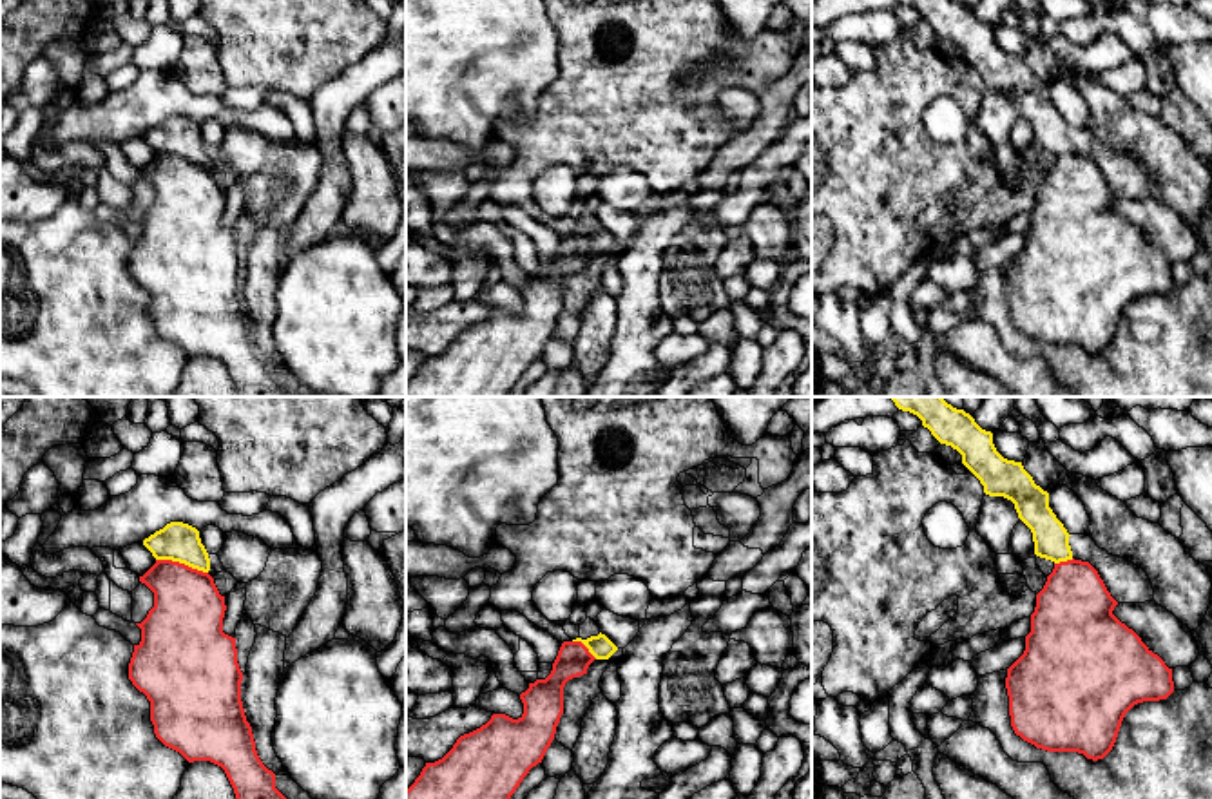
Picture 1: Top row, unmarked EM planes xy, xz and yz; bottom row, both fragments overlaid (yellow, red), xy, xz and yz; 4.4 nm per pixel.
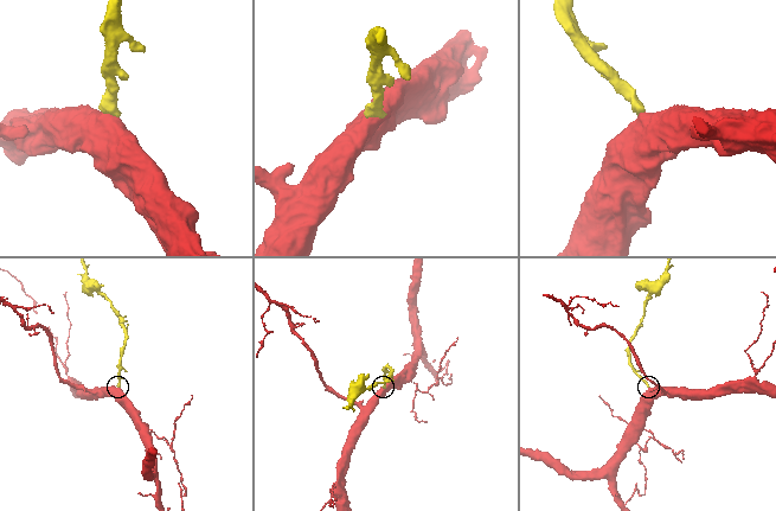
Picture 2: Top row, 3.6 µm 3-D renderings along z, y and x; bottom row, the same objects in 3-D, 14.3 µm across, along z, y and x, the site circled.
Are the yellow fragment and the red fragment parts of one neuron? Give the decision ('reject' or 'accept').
reject

